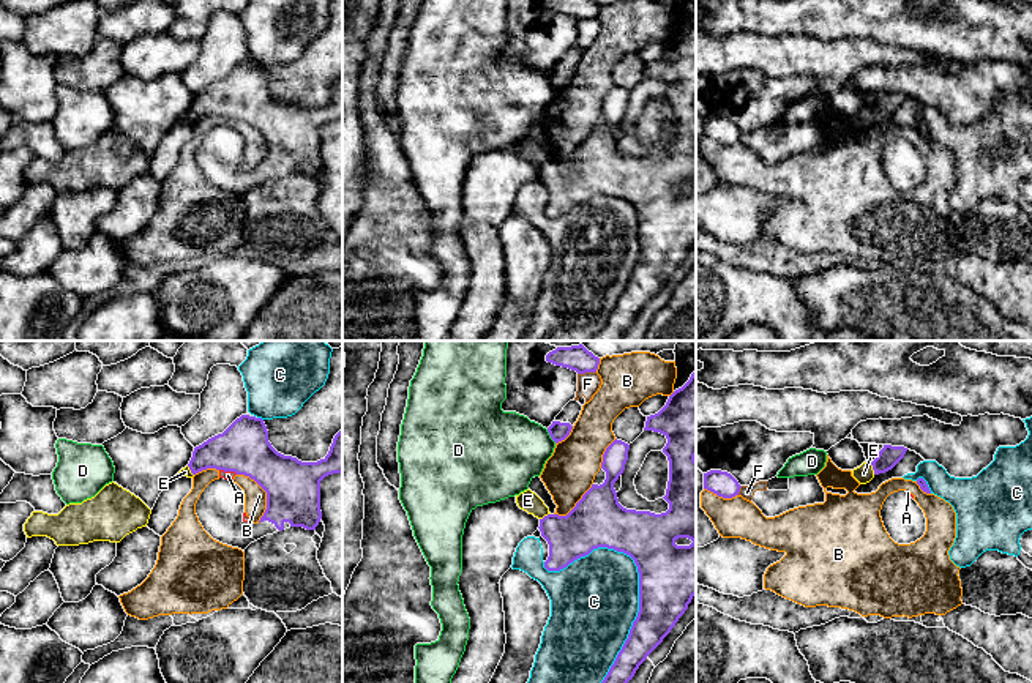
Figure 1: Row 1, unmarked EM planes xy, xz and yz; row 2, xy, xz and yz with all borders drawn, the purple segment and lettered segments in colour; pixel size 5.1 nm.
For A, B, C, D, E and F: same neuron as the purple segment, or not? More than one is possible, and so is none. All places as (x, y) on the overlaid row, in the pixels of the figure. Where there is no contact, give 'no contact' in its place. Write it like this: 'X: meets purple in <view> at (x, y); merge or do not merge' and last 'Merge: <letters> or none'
A: meets purple in xy at (229, 470); do not merge
B: meets purple in xy at (265, 491); do not merge
C: meets purple in xz at (639, 608); do not merge
D: meets purple in xz at (549, 434); do not merge
E: meets purple in yz at (873, 469); do not merge
F: meets purple in xz at (586, 371); do not merge
Merge: none

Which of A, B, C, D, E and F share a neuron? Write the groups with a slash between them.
A B / C / D / E / F

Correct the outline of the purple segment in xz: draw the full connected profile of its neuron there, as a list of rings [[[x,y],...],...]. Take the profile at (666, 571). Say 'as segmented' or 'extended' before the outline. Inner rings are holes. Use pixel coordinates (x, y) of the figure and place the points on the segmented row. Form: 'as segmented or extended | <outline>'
as segmented | [[[696,371],[669,396],[658,413],[647,416],[644,431],[660,432],[667,439],[663,448],[669,461],[669,481],[663,497],[669,503],[666,513],[626,509],[619,503],[614,483],[625,470],[630,445],[615,439],[603,454],[604,483],[592,484],[566,516],[548,514],[540,519],[538,527],[549,544],[549,557],[544,562],[548,571],[560,571],[598,547],[623,552],[638,566],[639,612],[601,683],[628,683],[671,633],[696,595]]]

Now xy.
extended | [[[241,415],[222,434],[196,446],[188,467],[193,475],[207,468],[235,472],[249,476],[267,492],[267,509],[257,524],[243,521],[245,494],[232,480],[211,481],[196,503],[199,522],[213,539],[245,551],[251,543],[290,527],[316,530],[322,519],[320,481],[328,475],[342,473],[342,429],[335,435],[323,459],[301,462],[297,457],[278,453],[271,446],[262,418]]]

